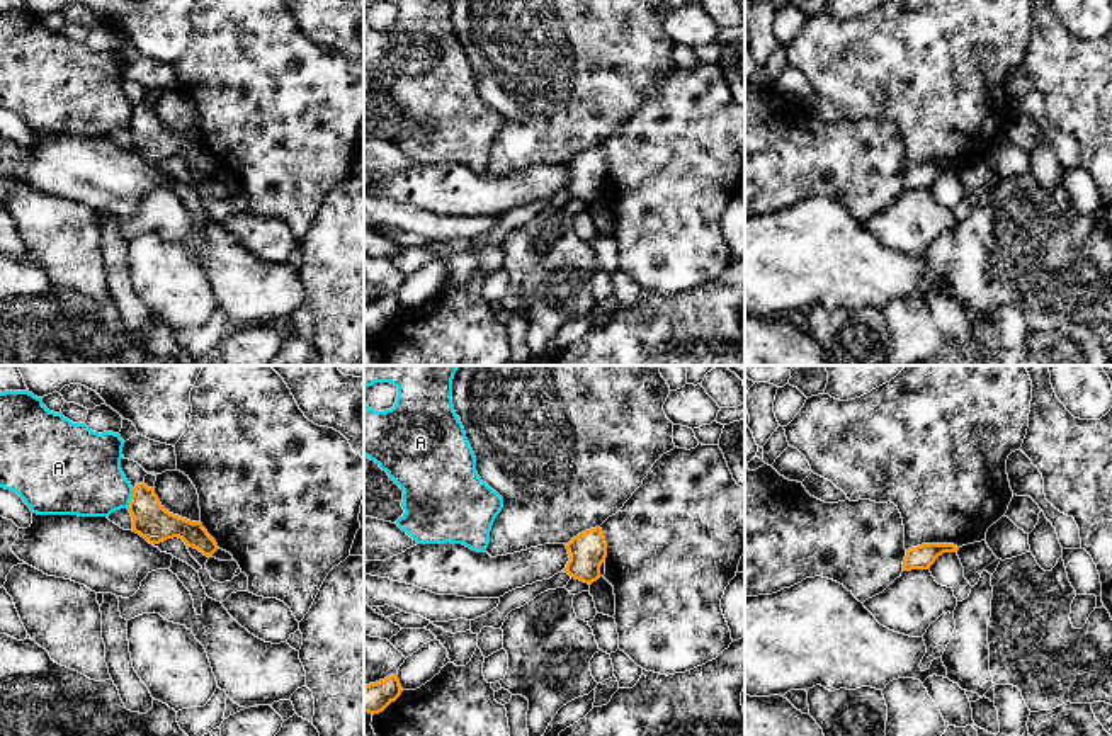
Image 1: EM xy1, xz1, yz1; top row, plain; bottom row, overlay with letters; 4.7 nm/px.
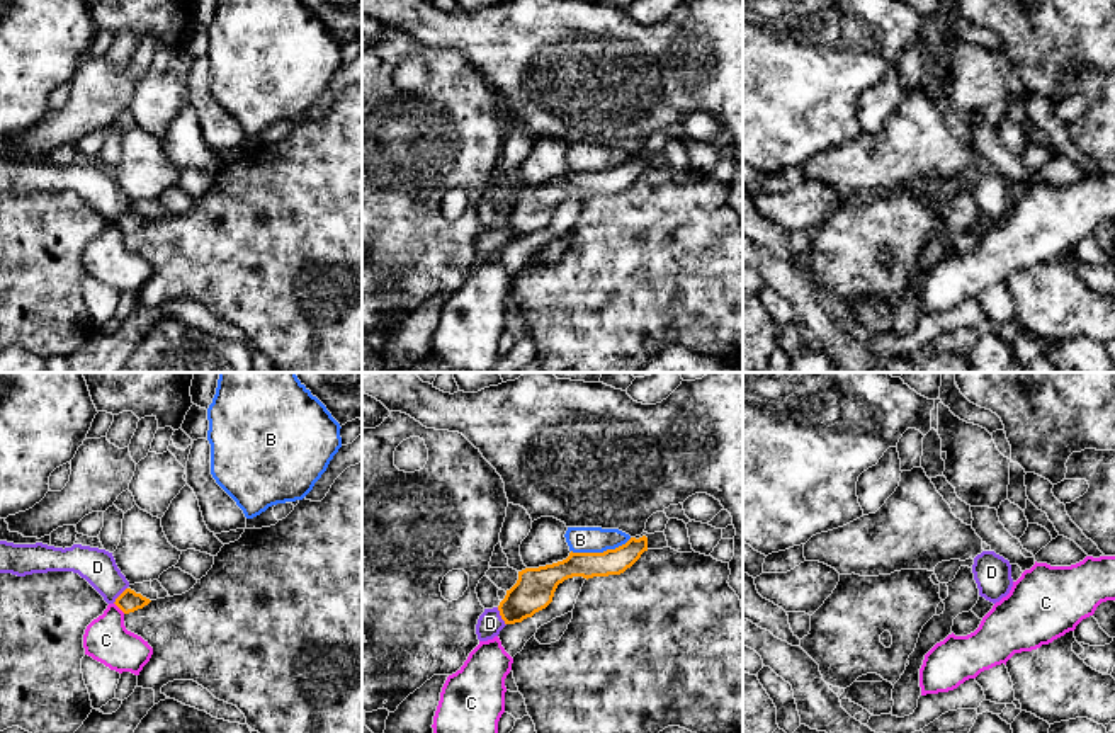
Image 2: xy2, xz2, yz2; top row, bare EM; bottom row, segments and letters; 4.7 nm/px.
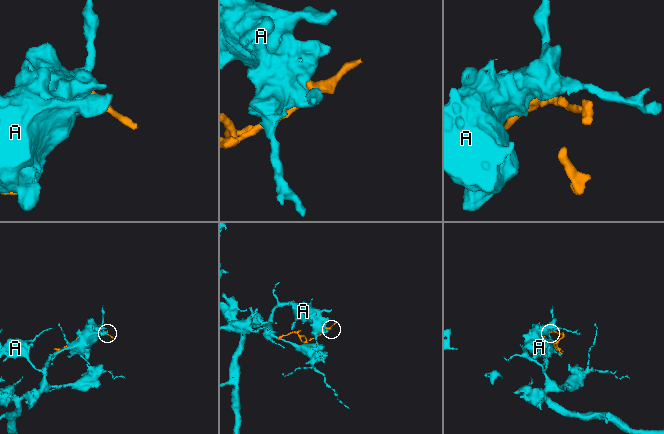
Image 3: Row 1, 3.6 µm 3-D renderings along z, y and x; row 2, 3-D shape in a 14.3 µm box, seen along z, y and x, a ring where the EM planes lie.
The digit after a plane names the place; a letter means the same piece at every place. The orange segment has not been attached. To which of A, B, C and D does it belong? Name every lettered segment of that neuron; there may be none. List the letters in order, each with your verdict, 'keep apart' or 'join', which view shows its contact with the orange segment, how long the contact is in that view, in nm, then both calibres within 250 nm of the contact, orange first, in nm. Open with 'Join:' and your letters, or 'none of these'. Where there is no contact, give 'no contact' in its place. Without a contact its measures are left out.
Join: D
A: keep apart; contact in xy1; length 110 nm; calibres 170 and 360 nm
B: keep apart; contact in xz2; length 300 nm; calibres 130 and 130 nm
C: keep apart; contact in xy2; length 80 nm; calibres 100 and 220 nm
D: join; contact in xz2; length 100 nm; calibres 190 and 120 nm

